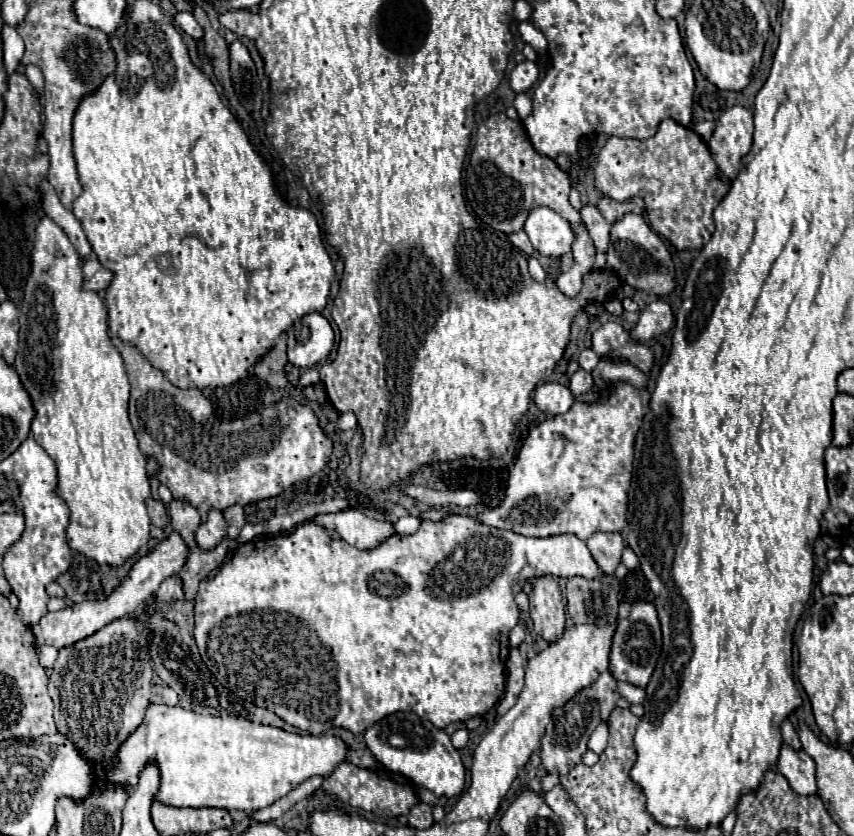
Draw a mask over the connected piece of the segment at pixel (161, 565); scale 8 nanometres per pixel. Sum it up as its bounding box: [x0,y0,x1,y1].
[32,533,186,649]

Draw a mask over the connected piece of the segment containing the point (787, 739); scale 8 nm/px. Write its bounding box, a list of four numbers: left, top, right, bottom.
[780,719,802,751]

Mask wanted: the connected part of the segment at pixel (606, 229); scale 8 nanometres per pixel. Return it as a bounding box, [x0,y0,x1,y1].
[582,205,610,253]

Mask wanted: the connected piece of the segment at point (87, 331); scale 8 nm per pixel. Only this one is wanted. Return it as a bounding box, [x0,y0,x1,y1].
[14,217,150,567]

